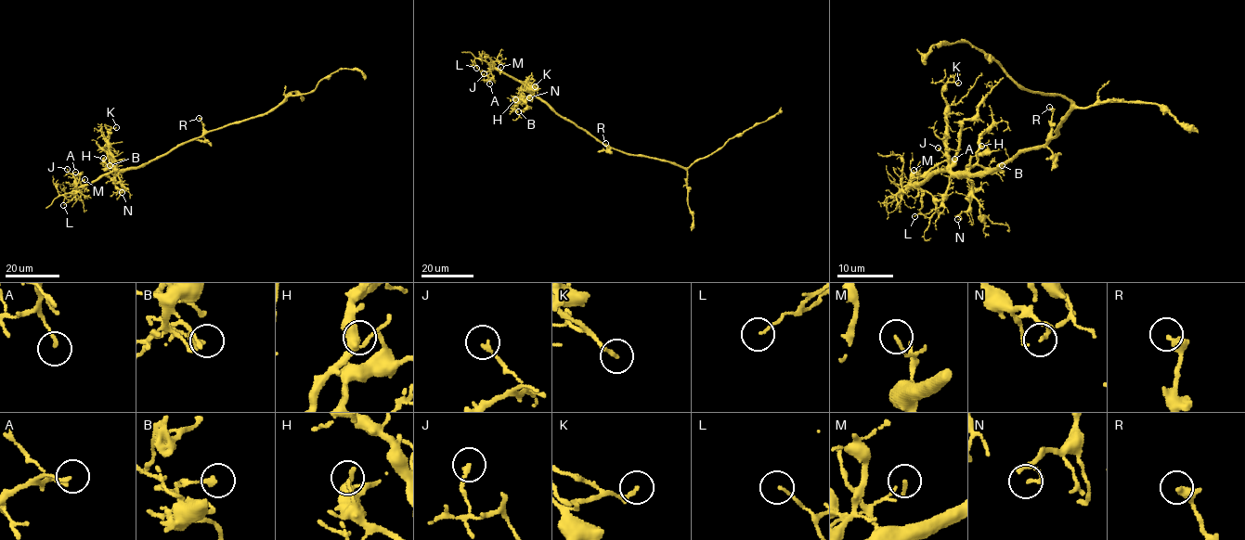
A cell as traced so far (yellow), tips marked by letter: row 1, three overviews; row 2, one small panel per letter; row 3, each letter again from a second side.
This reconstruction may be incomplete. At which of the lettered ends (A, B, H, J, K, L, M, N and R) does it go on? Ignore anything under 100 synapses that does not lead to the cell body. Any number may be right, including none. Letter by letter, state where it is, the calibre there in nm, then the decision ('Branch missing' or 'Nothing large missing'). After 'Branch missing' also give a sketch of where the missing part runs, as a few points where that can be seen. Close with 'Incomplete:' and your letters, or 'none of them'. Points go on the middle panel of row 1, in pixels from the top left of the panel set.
A: Place: (489, 83). Thickness 140 nm. Nothing large missing
B: Place: (518, 111). Thickness 220 nm. Nothing large missing
H: Place: (515, 99). Thickness 110 nm. Nothing large missing
J: Place: (484, 73). Thickness 180 nm. Nothing large missing
K: Place: (535, 86). Thickness 190 nm. Nothing large missing
L: Place: (476, 68). Thickness 90 nm. Nothing large missing
M: Place: (500, 67). Thickness 130 nm. Nothing large missing
N: Place: (529, 97). Thickness 150 nm. Nothing large missing
R: Place: (605, 143). Thickness 380 nm. Nothing large missing
Incomplete: none of them

